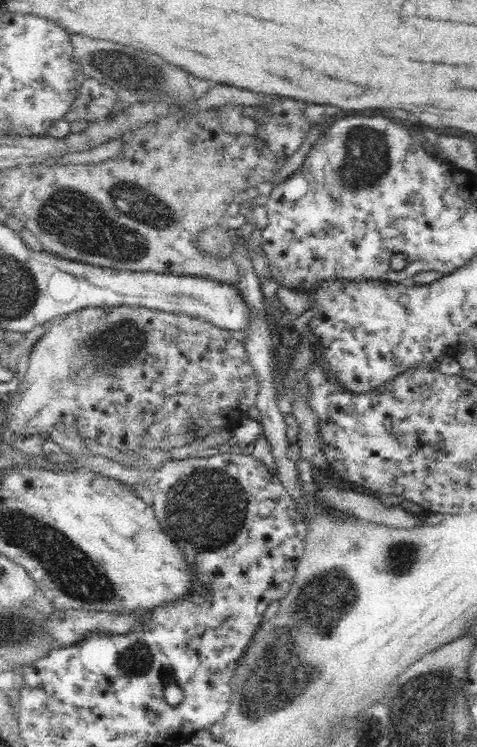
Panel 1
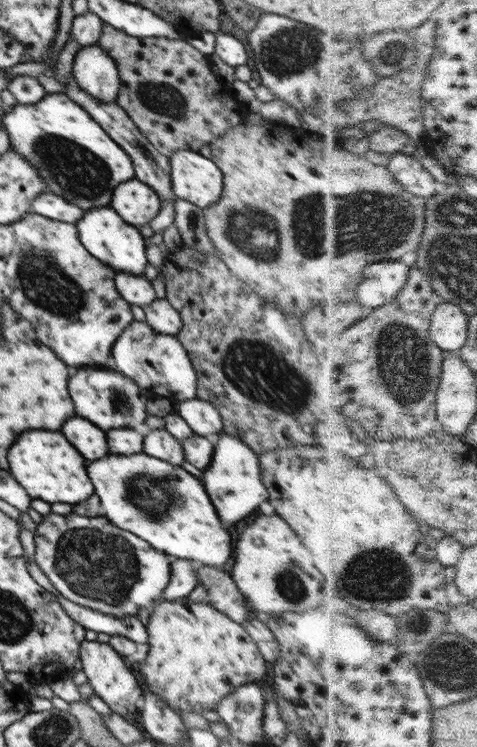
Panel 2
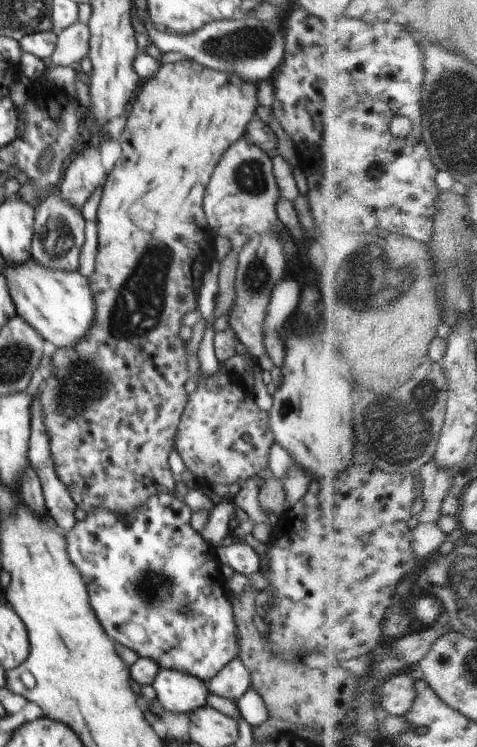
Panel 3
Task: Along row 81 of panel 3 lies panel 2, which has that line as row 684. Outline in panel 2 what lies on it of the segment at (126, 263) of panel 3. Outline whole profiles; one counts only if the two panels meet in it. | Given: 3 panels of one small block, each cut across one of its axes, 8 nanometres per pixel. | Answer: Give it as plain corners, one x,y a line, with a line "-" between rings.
178,598
173,602
160,600
150,610
150,614
150,621
145,627
150,652
146,660
140,662
140,672
146,678
146,689
158,695
178,714
186,711
203,714
203,710
216,710
218,701
230,695
236,687
267,679
266,661
248,631
207,602
198,604
188,598

